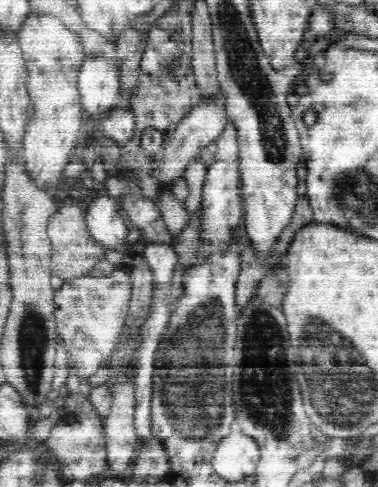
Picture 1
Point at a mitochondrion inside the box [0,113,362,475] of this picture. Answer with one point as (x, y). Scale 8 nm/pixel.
(189, 392)

